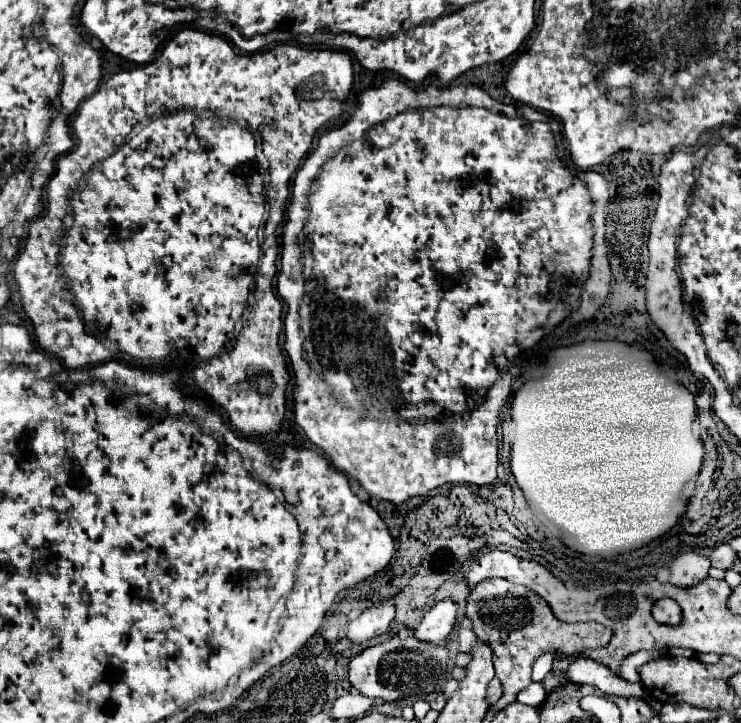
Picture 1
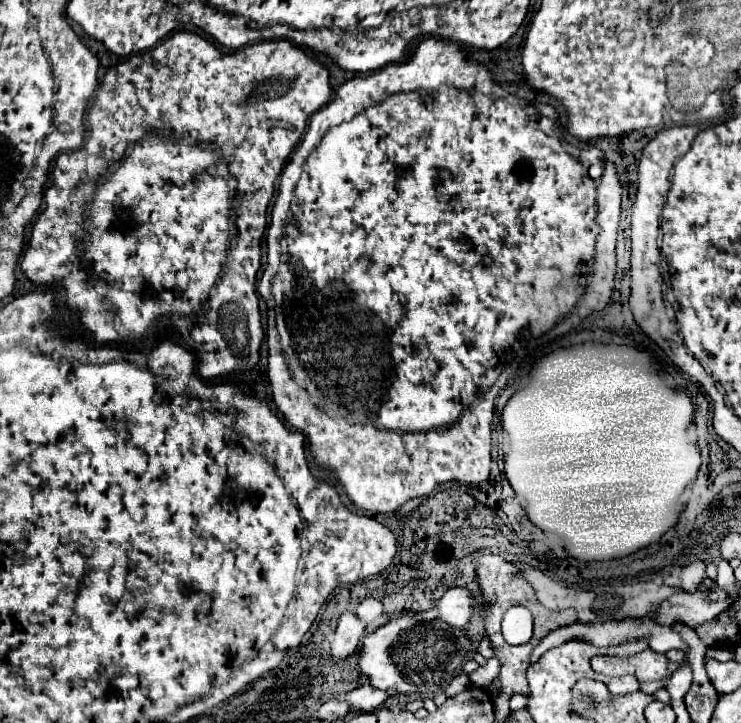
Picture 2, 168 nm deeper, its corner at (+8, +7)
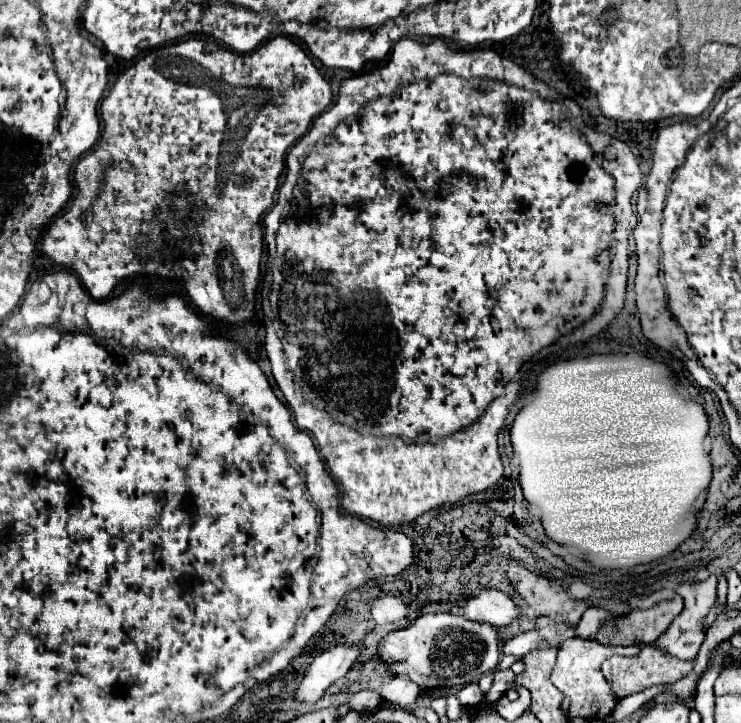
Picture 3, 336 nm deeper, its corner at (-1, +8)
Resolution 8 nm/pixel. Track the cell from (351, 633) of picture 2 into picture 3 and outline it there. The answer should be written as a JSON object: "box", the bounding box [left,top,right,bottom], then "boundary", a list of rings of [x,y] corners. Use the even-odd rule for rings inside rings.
{"box":[296,643,360,703],"boundary":[[[338,643],[328,651],[324,651],[322,655],[318,655],[308,667],[304,681],[296,691],[296,699],[306,703],[316,703],[334,681],[342,679],[350,671],[358,655],[360,649],[354,643]]]}

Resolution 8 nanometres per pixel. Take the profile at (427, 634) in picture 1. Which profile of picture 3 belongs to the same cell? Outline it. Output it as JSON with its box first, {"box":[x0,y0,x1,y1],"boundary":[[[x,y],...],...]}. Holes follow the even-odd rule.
{"box":[462,589,518,627],"boundary":[[[480,589],[474,597],[468,597],[462,605],[464,617],[470,621],[490,623],[502,627],[518,617],[518,609],[512,599],[498,589]]]}

